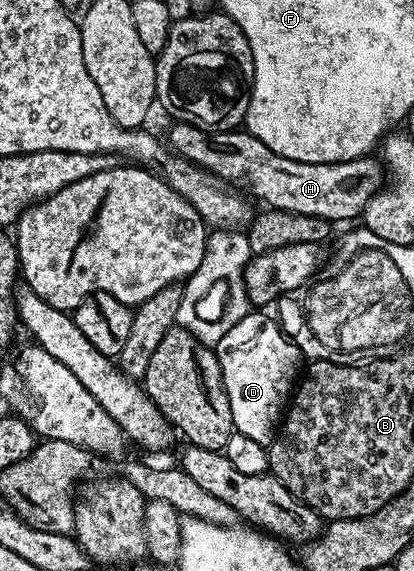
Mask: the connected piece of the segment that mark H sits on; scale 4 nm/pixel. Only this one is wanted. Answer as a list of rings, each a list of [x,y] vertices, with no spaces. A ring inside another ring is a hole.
[[[179,122],[171,126],[166,144],[175,155],[183,156],[229,185],[239,186],[245,193],[253,192],[264,206],[283,212],[306,214],[329,222],[352,220],[355,216],[357,219],[368,199],[380,191],[386,176],[381,161],[379,164],[372,160],[371,155],[337,164],[294,162],[292,158],[274,154],[270,146],[254,138],[247,130],[207,132],[195,124]]]

